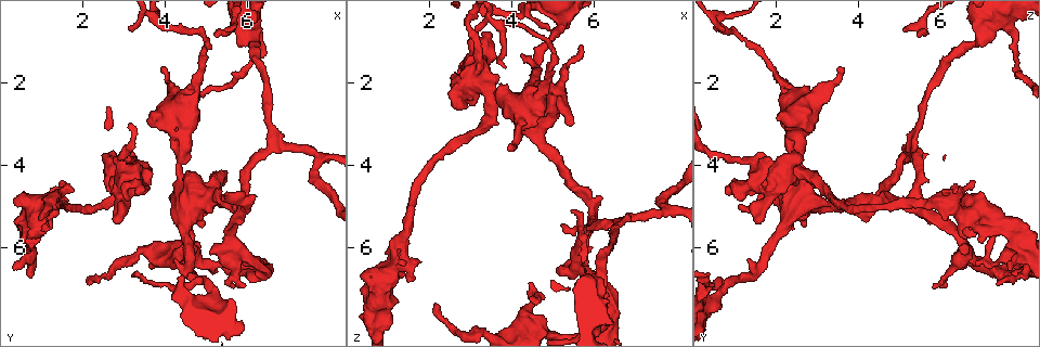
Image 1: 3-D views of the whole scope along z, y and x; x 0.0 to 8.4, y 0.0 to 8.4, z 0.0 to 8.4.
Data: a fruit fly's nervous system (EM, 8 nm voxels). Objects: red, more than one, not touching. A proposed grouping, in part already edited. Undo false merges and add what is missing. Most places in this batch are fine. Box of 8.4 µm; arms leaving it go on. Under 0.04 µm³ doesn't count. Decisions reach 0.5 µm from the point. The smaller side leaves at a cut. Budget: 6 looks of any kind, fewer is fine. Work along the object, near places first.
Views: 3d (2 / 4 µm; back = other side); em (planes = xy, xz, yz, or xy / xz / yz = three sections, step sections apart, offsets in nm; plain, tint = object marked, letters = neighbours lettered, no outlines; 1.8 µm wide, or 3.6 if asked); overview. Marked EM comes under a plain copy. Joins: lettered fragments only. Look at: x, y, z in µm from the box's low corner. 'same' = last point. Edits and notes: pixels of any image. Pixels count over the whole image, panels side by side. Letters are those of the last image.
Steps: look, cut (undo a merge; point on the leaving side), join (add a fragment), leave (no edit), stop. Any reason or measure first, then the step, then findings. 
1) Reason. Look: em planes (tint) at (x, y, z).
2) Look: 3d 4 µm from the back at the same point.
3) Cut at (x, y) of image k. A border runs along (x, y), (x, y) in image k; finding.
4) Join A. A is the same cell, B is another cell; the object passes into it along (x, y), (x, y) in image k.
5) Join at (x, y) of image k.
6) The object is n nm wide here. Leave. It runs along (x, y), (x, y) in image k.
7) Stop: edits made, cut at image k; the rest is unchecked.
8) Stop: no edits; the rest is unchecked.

Branch point. Look: em xy step 8 (letters) at (6.75, 3.60, 5.30).

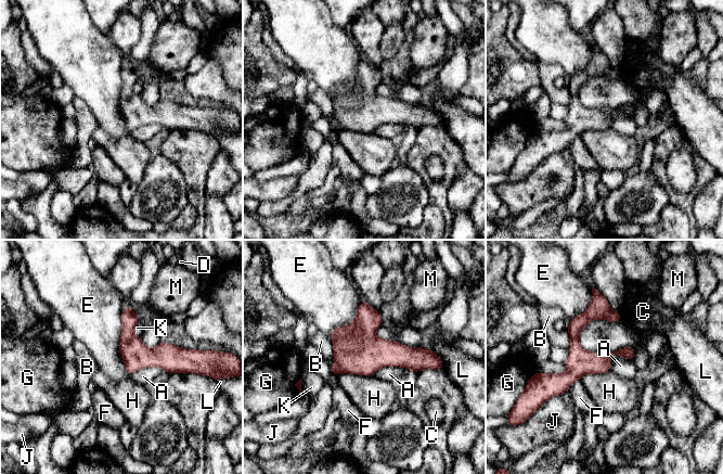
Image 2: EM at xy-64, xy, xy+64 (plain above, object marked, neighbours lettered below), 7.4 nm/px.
Look: em planes (letters) at the same point.

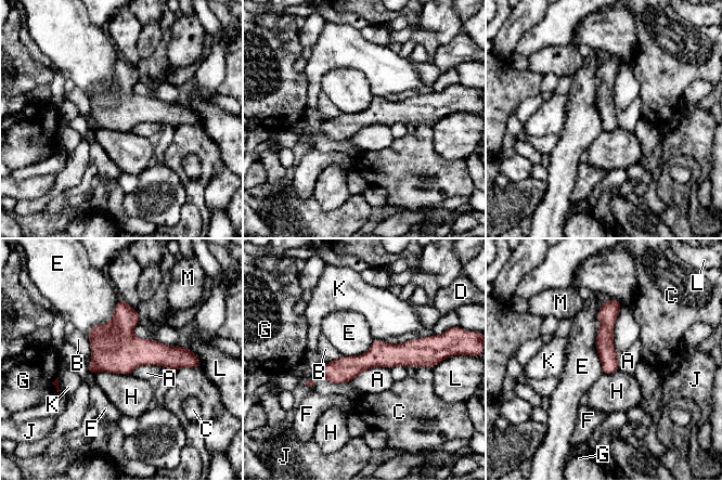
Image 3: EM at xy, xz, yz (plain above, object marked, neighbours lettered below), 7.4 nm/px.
Leave. A, B, C, D, E, F, G, H, J, K, L and M are other cells; it runs along (429, 354), (378, 354), (325, 374) in image 3; one neuron here.

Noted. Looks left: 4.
Sudden change in width. Look: 3d 4 µm at (4.90, 4.85, 2.70).

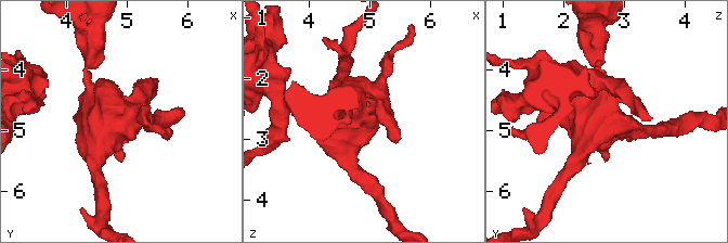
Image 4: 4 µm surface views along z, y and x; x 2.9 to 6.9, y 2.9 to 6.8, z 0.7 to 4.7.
Look: em 3.6 µm xy step 4 (letters) at (4.85, 4.90, 2.70).

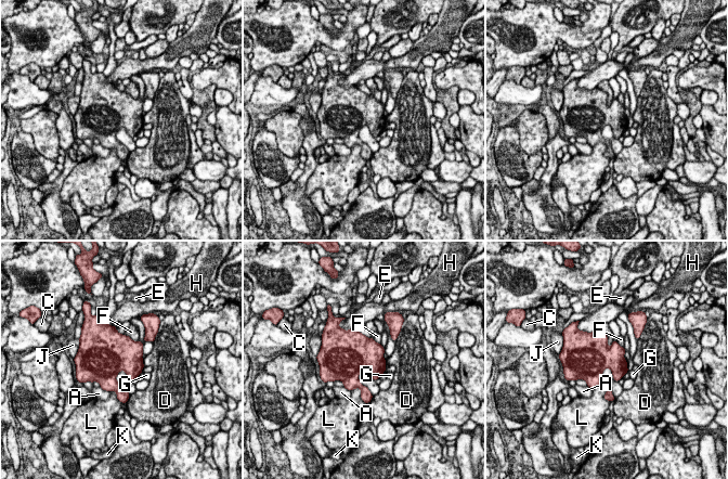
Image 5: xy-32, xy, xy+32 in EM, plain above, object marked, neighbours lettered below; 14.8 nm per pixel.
Leave. A, C, D, E, F, G, H, J, K and L are other cells; a border runs along (596, 385), (605, 386), (606, 399) in image 5; all the same neuron.

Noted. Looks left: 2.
Sharp bend. Look: 3d 4 µm from the back at (5.65, 5.85, 6.55).

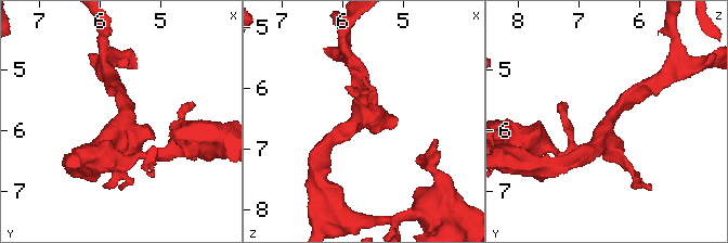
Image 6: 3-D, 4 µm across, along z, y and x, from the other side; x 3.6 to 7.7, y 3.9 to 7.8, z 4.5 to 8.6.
Shape alone is not enough. Look: em planes (letters) at (5.65, 5.90, 6.55).

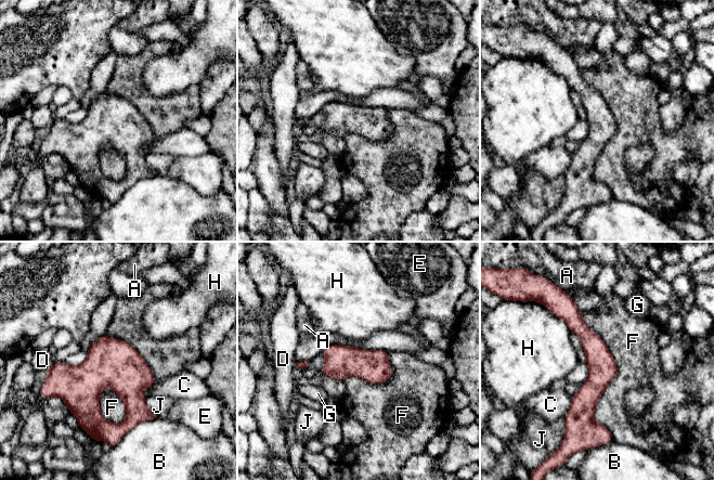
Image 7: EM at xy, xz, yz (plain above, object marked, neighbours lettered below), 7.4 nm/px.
Leave. A, B, C, D, E, F, G, H and J are other cells; a border runs along (580, 312), (613, 438) in image 7; one neuron here.

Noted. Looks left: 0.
Stop: no edits; the rest is unchecked.

